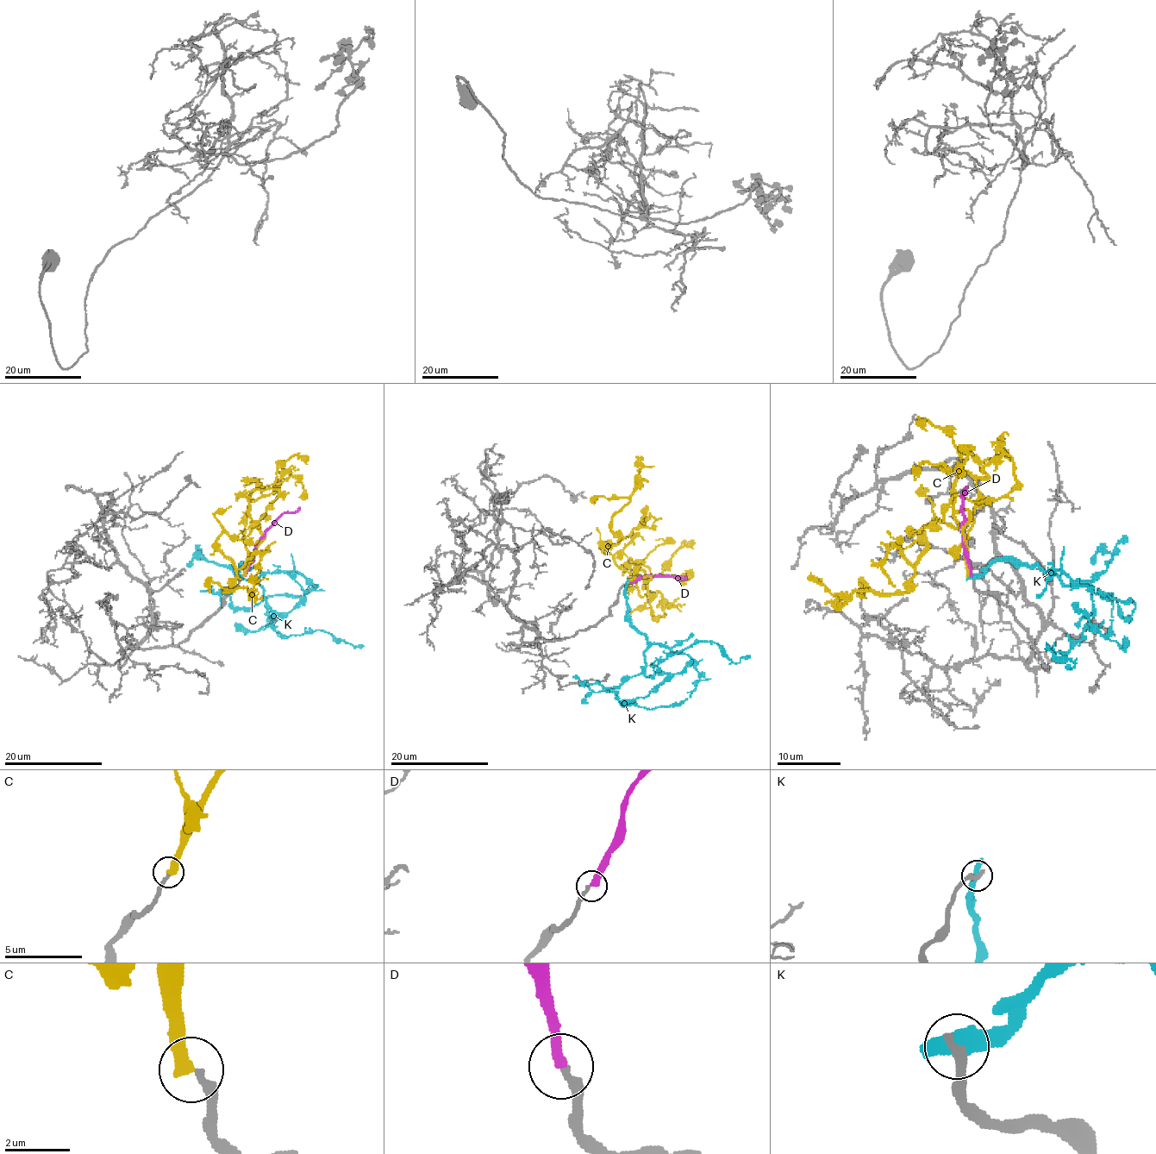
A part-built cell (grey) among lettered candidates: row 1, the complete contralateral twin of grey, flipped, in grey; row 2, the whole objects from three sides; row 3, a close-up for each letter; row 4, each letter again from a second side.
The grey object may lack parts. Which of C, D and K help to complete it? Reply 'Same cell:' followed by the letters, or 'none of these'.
Same cell: none of these

